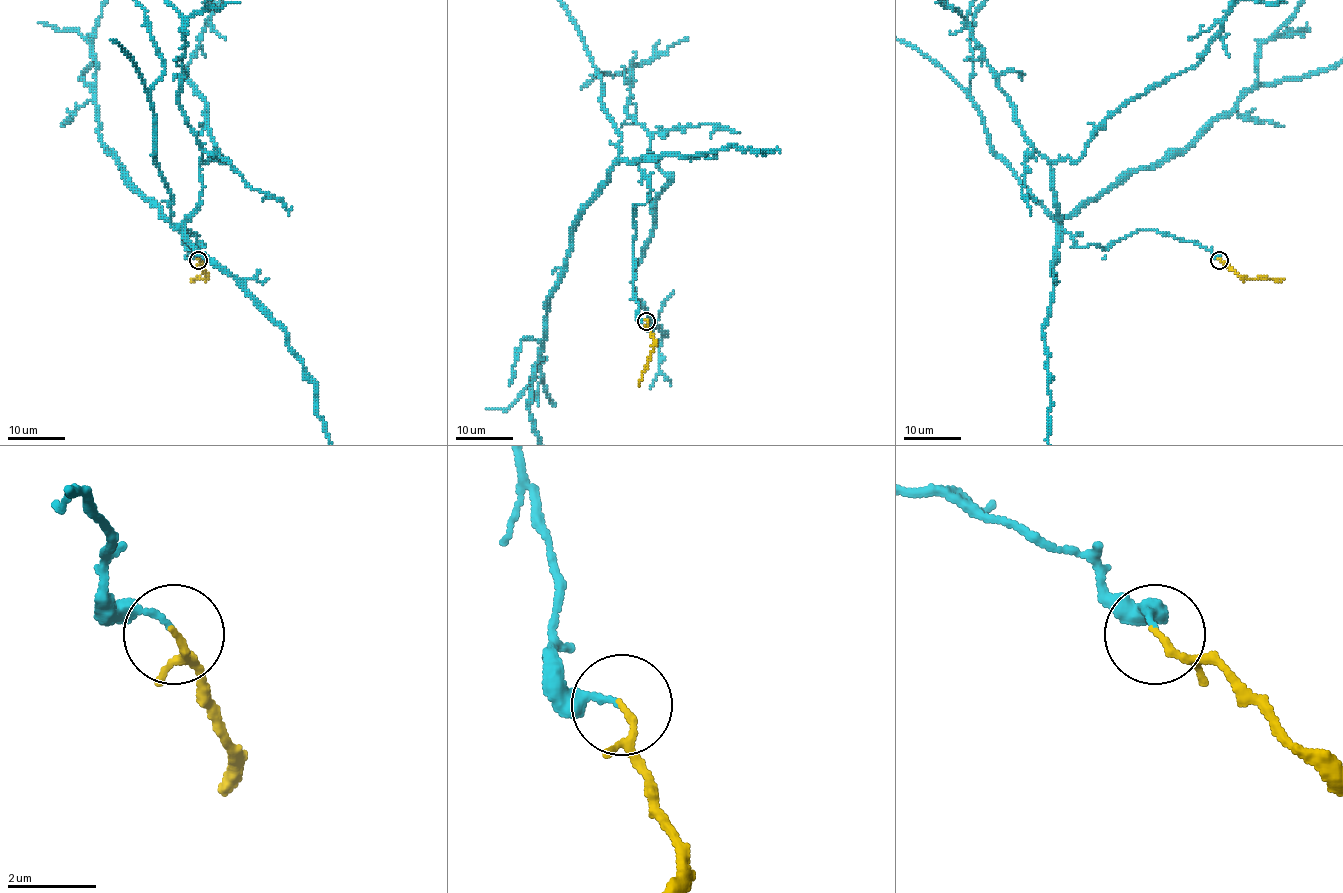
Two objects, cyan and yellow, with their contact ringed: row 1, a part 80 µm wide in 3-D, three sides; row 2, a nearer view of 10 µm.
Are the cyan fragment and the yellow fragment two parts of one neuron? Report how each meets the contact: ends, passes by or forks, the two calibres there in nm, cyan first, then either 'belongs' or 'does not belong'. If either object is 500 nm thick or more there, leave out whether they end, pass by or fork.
cyan ends; yellow ends; calibres 130 and 150 nm; belongs

